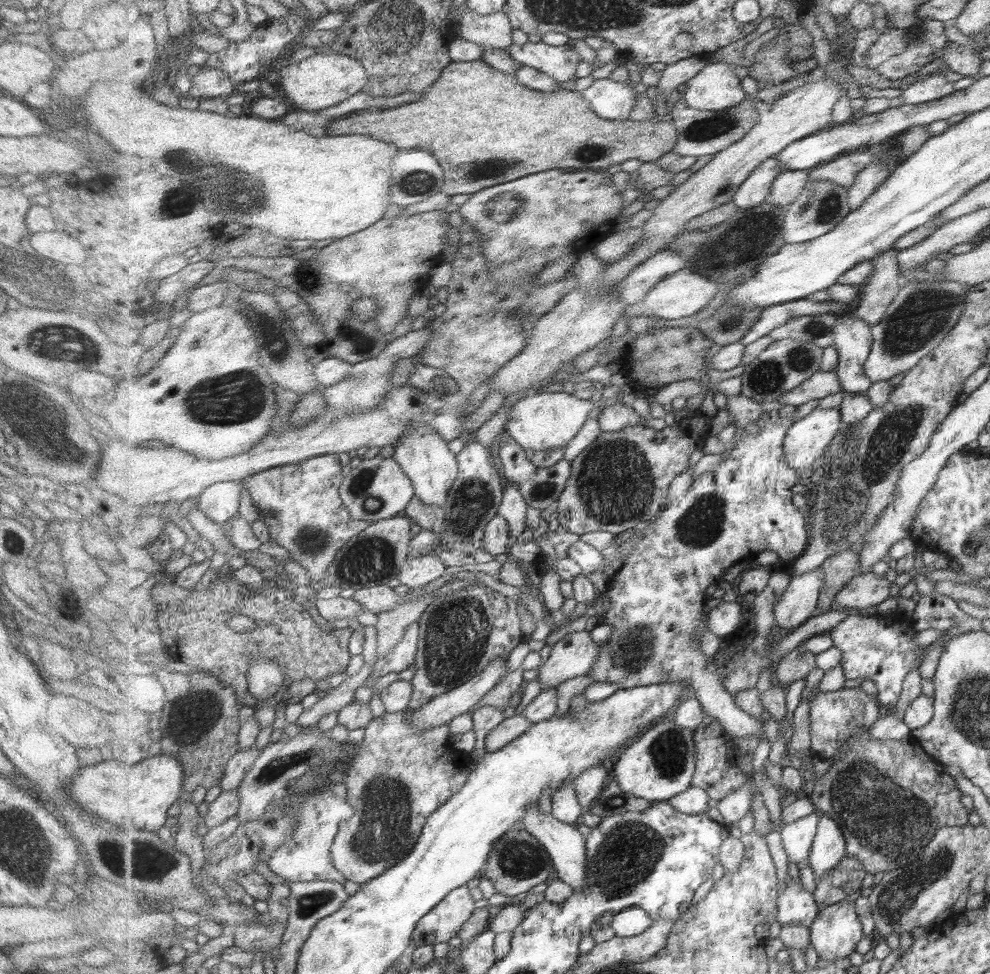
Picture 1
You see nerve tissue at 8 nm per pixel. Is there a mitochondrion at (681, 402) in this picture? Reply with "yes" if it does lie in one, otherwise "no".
no

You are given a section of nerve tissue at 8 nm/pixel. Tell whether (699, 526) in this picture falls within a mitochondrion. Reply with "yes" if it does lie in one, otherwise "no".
yes

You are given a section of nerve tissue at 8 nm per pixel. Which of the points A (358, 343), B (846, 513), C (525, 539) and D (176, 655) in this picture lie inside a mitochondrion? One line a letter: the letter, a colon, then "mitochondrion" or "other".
A: mitochondrion
B: mitochondrion
C: other
D: other

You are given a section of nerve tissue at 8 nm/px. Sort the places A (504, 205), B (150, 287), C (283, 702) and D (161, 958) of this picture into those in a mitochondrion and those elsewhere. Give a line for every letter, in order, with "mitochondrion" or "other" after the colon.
A: mitochondrion
B: other
C: other
D: other

